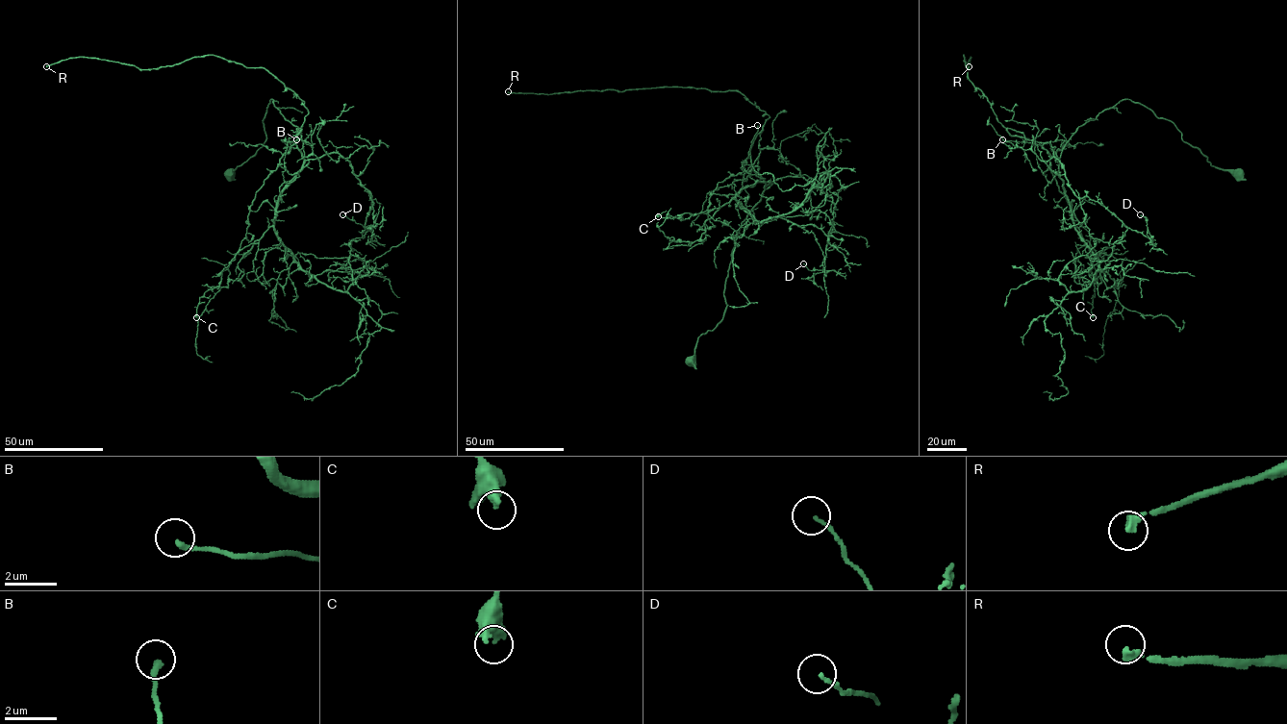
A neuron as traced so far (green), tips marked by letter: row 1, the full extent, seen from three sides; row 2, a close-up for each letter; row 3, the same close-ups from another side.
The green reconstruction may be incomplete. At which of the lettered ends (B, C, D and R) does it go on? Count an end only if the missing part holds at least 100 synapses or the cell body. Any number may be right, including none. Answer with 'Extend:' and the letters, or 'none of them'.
Extend: R

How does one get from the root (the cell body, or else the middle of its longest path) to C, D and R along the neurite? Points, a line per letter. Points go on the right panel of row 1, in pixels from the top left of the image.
C: (1238, 173), (1212, 166), (1172, 121), (1128, 99), (1080, 125), (1062, 150), (1059, 177), (1096, 271), (1093, 317)
D: (1238, 173), (1122, 100), (1053, 154), (1078, 197), (1150, 237), (1140, 214)
R: (1238, 173), (1212, 166), (1172, 121), (1128, 99), (1080, 125), (1059, 158), (1010, 135), (969, 66)

